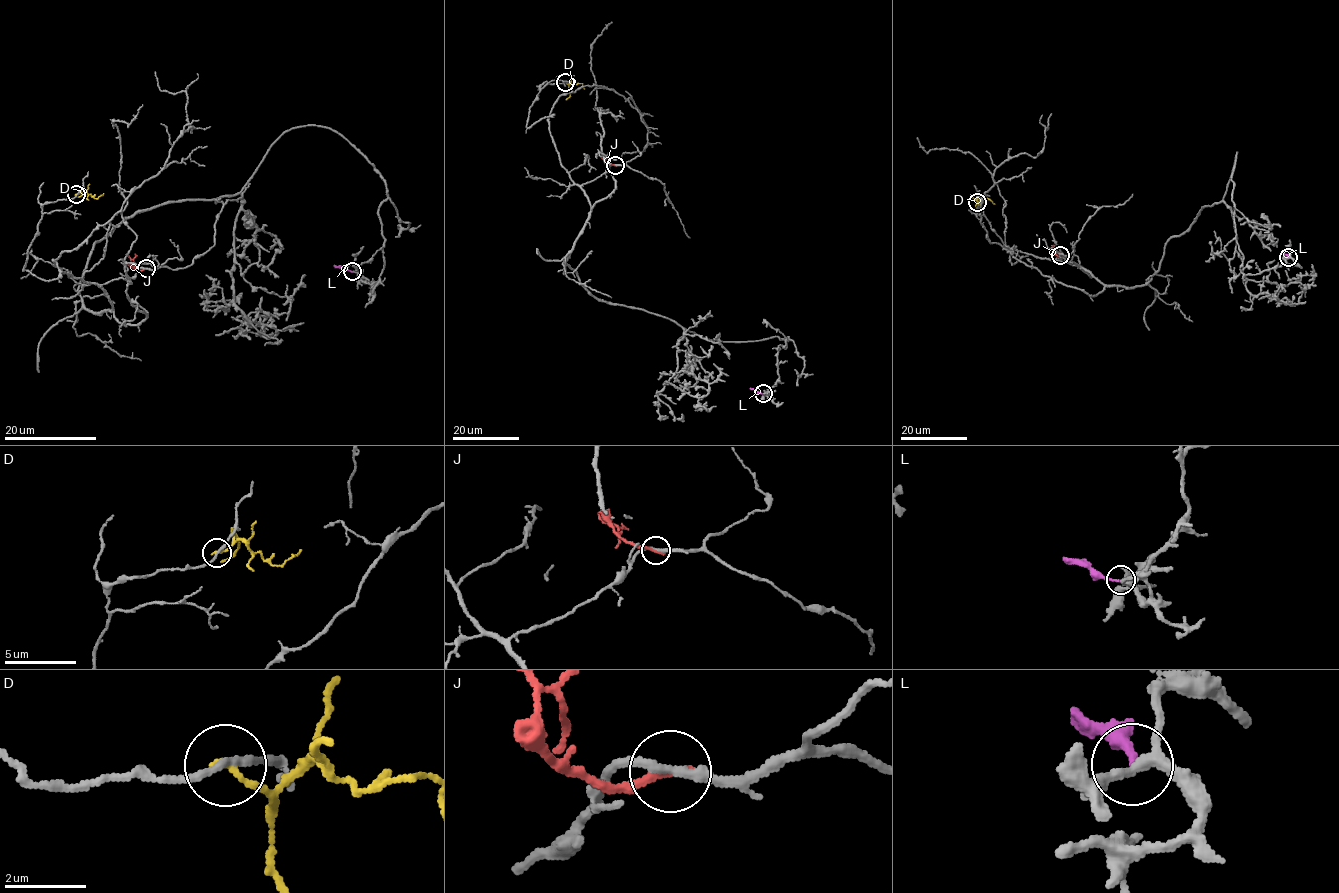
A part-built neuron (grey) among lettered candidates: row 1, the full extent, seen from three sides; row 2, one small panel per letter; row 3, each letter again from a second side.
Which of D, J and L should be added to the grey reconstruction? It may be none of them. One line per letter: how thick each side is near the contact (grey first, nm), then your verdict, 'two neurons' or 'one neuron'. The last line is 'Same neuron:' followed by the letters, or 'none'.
D: 180/160 nm | two neurons
J: 240/240 nm | two neurons
L: 190/170 nm | one neuron
Same neuron: L

